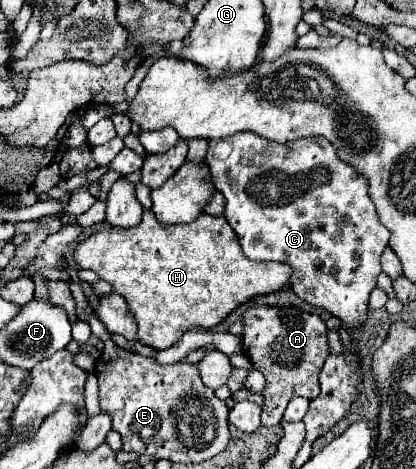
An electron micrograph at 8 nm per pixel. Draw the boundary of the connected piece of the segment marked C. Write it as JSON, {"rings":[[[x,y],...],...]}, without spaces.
{"rings":[[[234,133],[230,137],[210,139],[206,163],[212,171],[216,189],[226,199],[224,217],[234,229],[244,255],[248,259],[290,265],[290,289],[300,299],[330,311],[348,327],[360,327],[366,321],[370,291],[376,287],[376,277],[382,271],[380,255],[390,239],[368,195],[368,179],[350,163],[342,163],[332,143],[324,137],[296,139],[282,145],[266,141],[260,135]]]}

